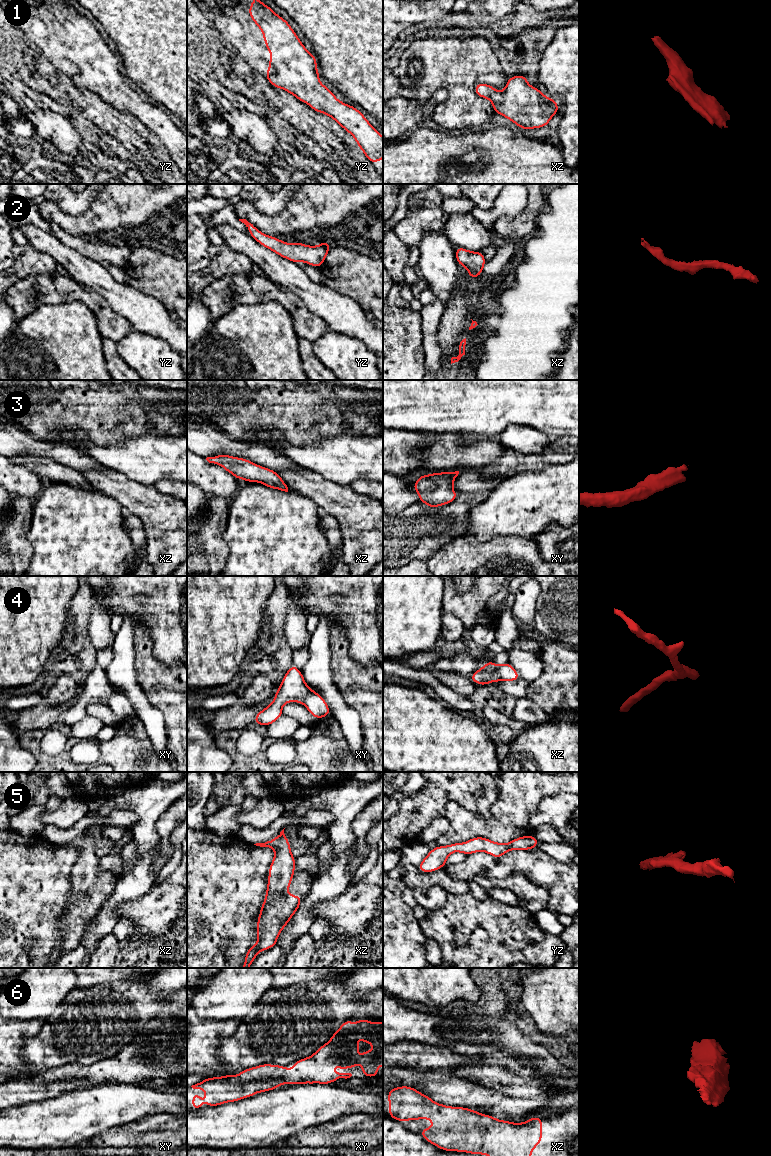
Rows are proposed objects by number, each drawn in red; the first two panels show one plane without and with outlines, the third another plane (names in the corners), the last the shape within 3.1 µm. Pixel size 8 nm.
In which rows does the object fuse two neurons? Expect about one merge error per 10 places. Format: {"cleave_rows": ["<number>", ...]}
{"cleave_rows": []}

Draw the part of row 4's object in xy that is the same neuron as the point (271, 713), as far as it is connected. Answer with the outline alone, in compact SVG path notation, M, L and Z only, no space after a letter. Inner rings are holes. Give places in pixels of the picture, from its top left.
M293 663L276 690L272 703L255 716L253 723L266 727L274 723L283 715L282 707L287 702L302 703L316 719L331 714L326 701L305 683L303 674Z

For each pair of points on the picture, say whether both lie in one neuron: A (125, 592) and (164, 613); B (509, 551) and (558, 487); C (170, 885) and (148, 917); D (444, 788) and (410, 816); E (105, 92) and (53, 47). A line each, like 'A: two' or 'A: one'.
A: one
B: two
C: one
D: one
E: one

